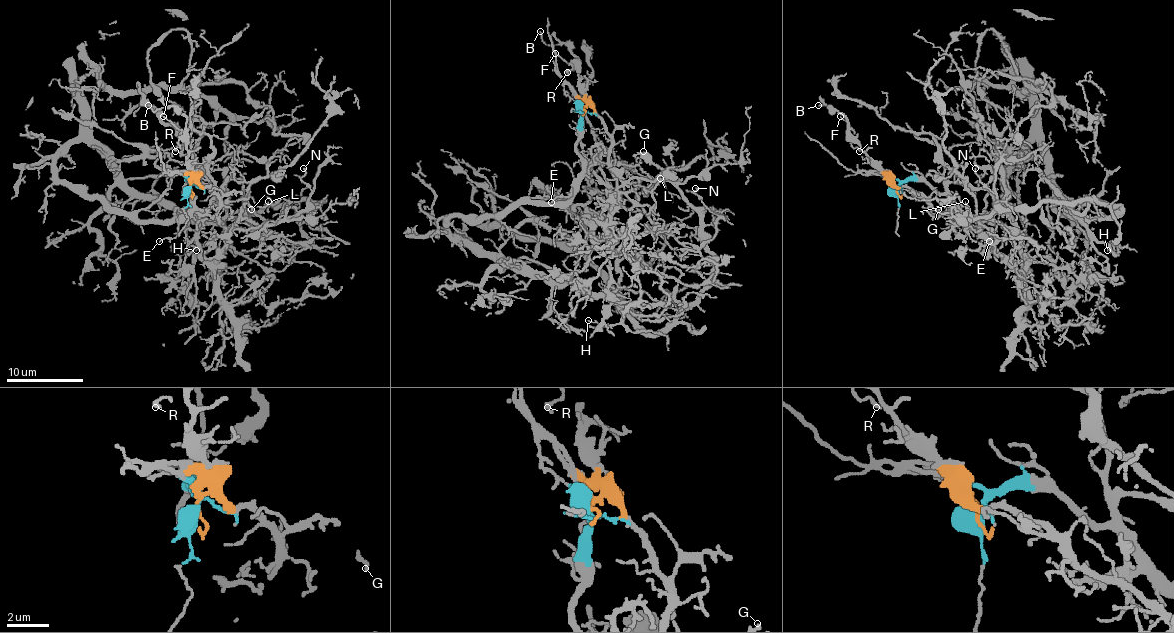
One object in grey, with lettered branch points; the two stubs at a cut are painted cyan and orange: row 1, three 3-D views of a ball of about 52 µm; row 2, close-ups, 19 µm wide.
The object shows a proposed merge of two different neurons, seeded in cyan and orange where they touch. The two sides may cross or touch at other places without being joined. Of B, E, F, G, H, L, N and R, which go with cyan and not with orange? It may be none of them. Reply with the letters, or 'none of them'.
E, G, H, L, N

